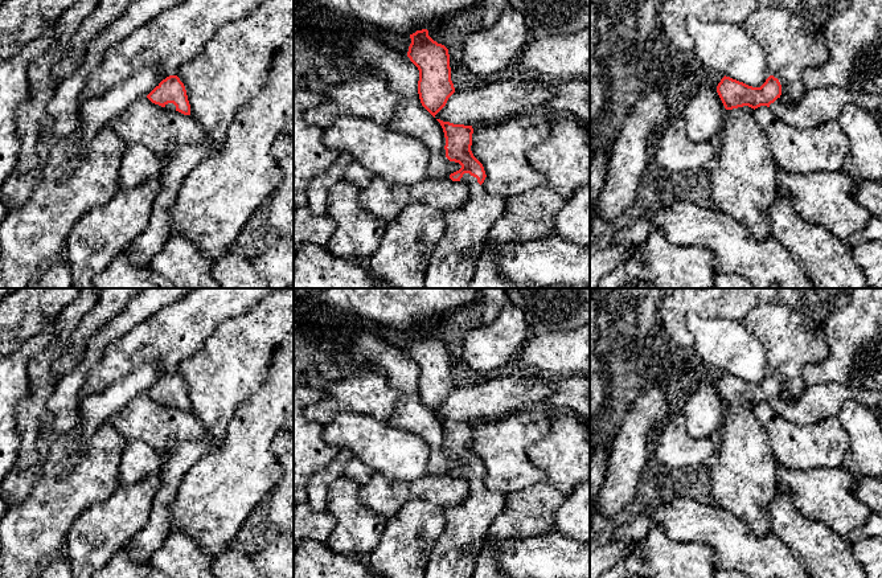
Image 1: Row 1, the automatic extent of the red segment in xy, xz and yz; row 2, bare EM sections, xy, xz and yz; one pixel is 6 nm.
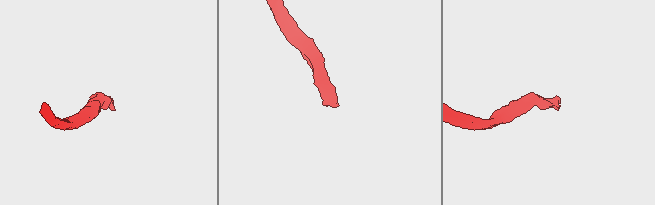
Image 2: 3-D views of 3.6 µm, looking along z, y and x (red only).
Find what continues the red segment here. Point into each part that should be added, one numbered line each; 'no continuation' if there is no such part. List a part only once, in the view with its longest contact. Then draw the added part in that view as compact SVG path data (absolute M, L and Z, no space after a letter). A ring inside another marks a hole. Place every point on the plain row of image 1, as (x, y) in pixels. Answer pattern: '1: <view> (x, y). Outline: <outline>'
1: xz (467, 524). Outline: M464 470L460 477L469 483L468 497L461 504L444 509L446 526L430 548L424 578L471 578L489 526L505 505L505 495L488 489L476 474Z

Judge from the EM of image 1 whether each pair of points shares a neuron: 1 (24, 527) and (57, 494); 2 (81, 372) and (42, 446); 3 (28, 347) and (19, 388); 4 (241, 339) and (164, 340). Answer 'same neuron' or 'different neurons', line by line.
1: same neuron
2: same neuron
3: same neuron
4: different neurons

